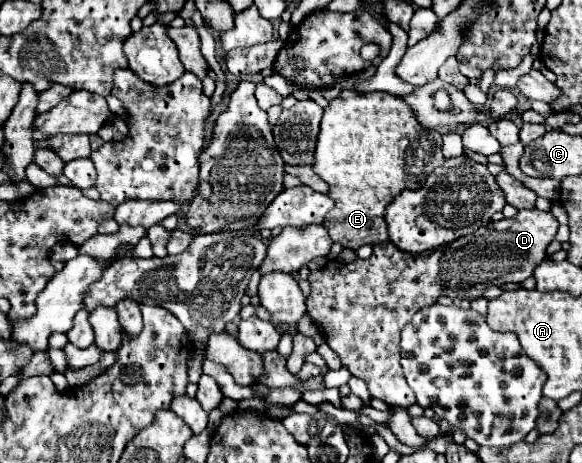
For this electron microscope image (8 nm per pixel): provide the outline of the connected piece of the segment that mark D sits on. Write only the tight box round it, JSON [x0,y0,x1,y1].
[307,210,557,408]

